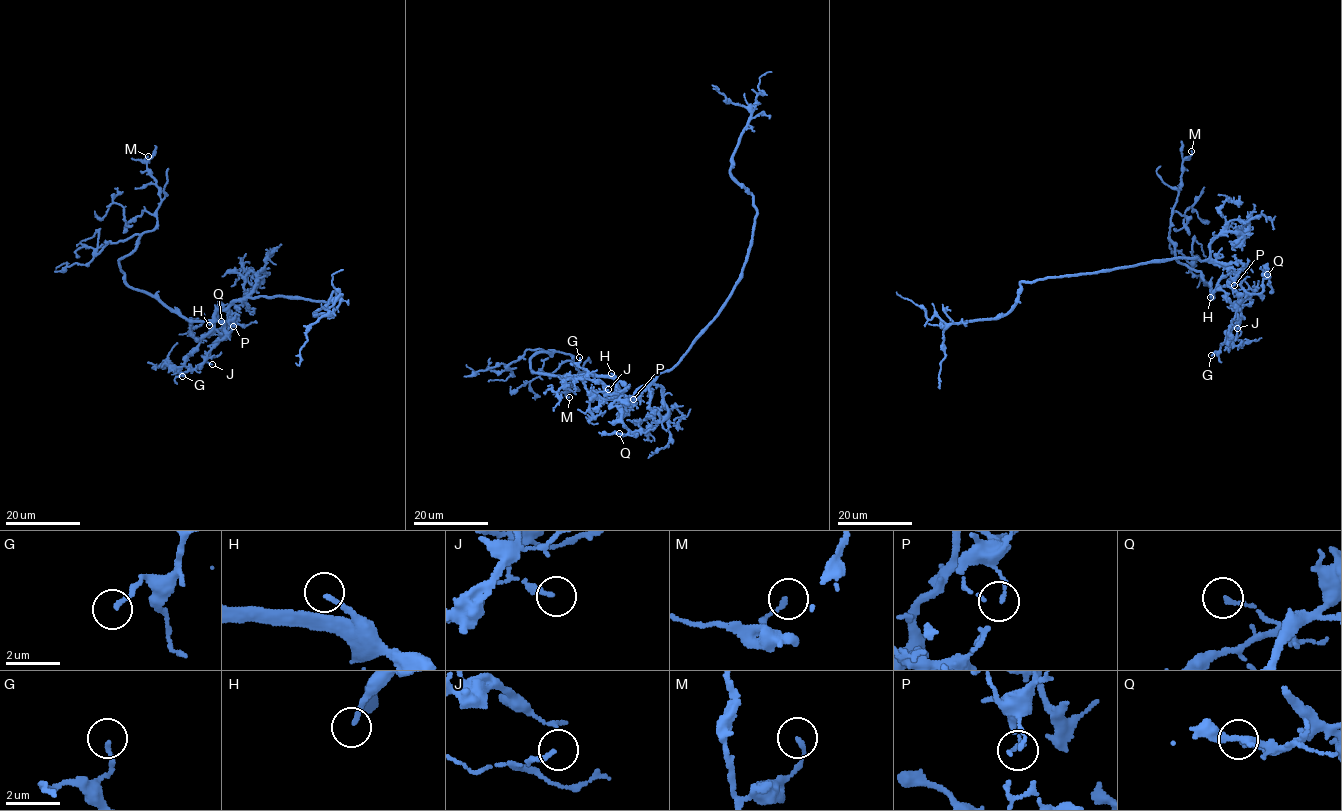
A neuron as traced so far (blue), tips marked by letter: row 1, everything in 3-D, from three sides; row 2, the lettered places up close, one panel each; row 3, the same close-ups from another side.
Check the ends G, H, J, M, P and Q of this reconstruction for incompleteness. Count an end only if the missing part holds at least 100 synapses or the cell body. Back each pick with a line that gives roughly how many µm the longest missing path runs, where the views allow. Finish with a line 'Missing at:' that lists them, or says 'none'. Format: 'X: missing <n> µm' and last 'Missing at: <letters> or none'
H: missing 50 µm
Missing at: H

